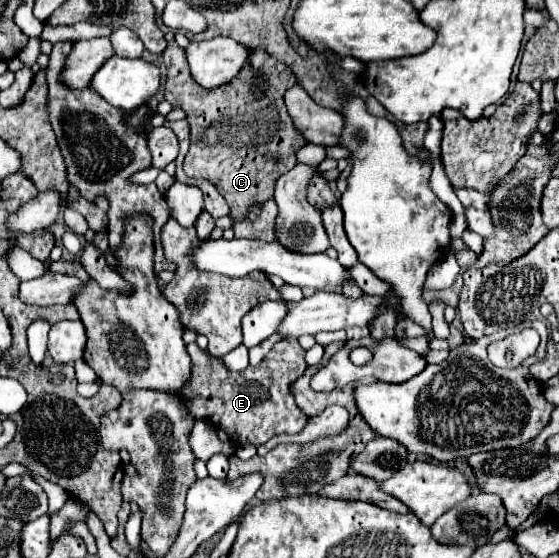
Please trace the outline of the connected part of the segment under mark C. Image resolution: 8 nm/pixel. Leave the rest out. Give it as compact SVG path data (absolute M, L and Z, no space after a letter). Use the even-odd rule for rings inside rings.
M174 39L162 53L168 67L166 101L186 111L192 129L192 145L184 159L188 177L208 179L230 205L230 215L244 219L252 203L264 203L274 195L274 183L280 175L296 165L294 153L306 145L302 133L294 127L282 95L298 83L286 63L276 61L266 51L254 49L252 59L232 83L216 89L200 87L186 63L186 51Z

